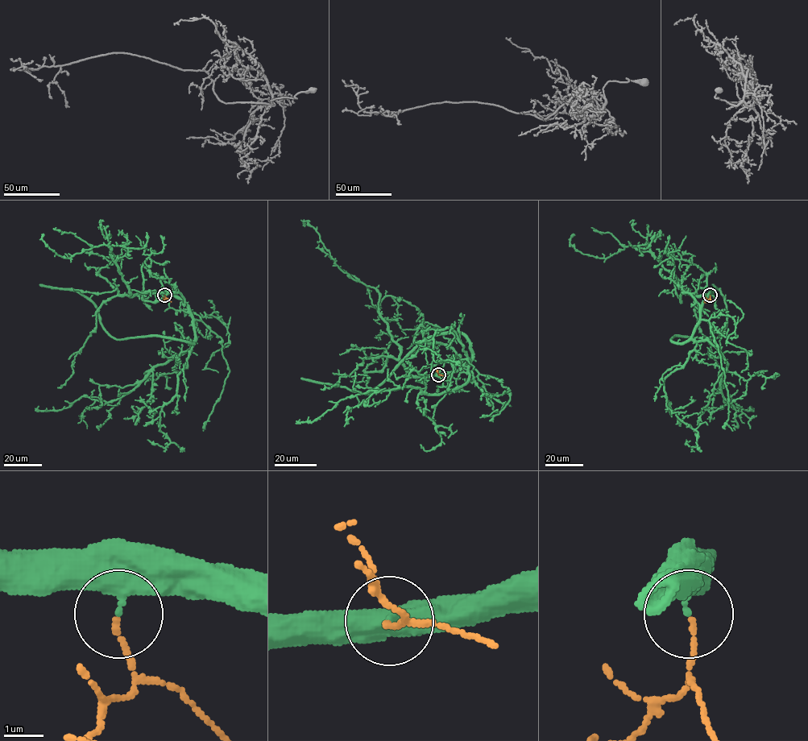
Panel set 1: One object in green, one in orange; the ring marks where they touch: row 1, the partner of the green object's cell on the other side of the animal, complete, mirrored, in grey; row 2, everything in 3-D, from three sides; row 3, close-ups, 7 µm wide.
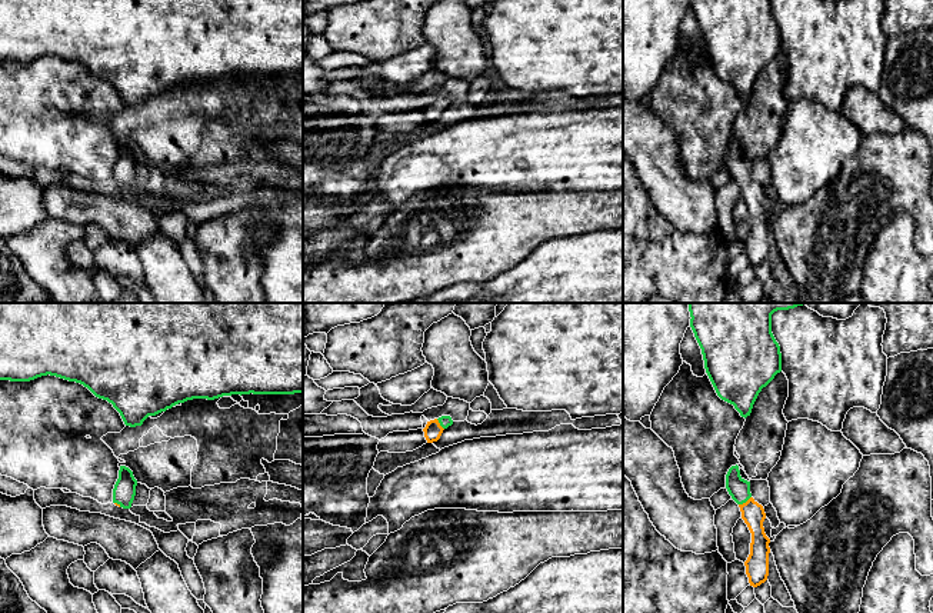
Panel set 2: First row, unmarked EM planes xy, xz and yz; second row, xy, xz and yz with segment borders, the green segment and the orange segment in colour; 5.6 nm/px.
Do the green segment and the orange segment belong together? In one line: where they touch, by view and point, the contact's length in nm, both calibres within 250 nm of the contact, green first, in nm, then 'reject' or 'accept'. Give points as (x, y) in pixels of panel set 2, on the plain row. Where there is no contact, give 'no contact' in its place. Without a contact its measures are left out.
yz (745, 182) | 90 nm | 120/130 nm | accept

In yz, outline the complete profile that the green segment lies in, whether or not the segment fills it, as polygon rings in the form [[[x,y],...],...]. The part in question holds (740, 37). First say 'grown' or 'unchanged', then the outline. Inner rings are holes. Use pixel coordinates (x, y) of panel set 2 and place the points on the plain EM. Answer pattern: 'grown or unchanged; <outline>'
unchanged; [[[690,0],[690,7],[717,76],[746,99],[762,69],[782,51],[772,0]]]

